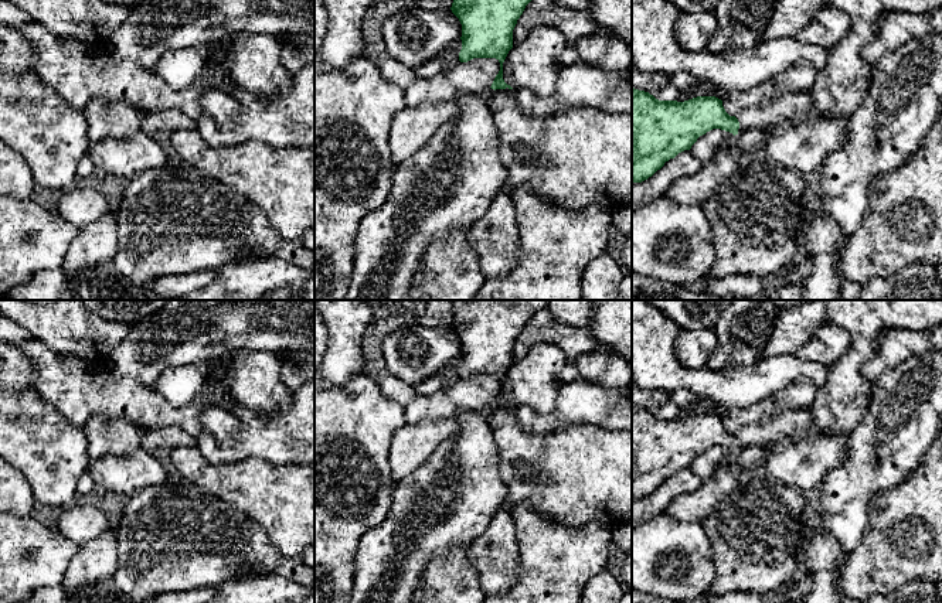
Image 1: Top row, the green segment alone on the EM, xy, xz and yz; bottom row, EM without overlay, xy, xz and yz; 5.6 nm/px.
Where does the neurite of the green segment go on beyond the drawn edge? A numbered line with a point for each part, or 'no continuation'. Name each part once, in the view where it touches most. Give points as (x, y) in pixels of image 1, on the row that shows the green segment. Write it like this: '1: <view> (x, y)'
1: yz (799, 139)

